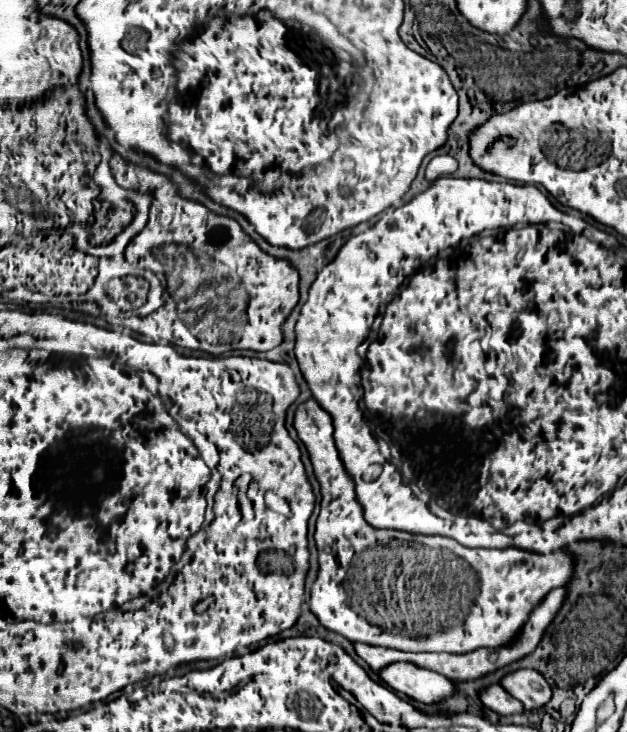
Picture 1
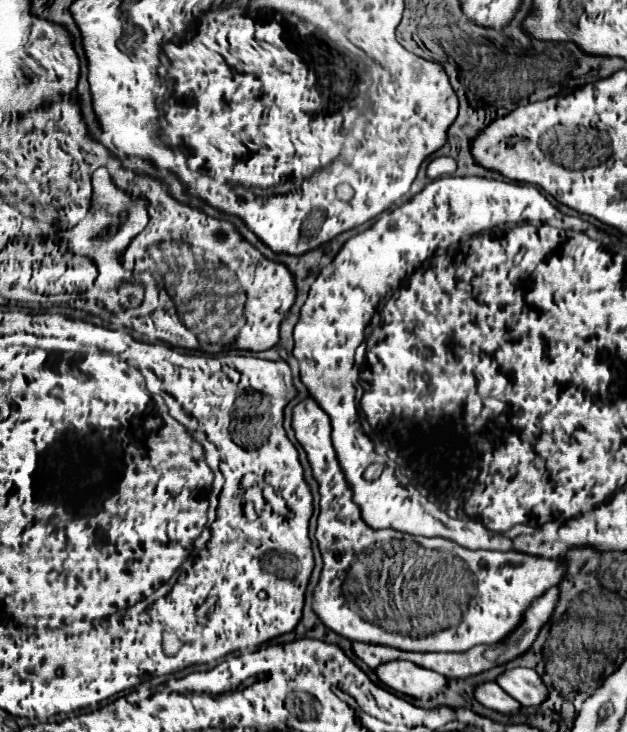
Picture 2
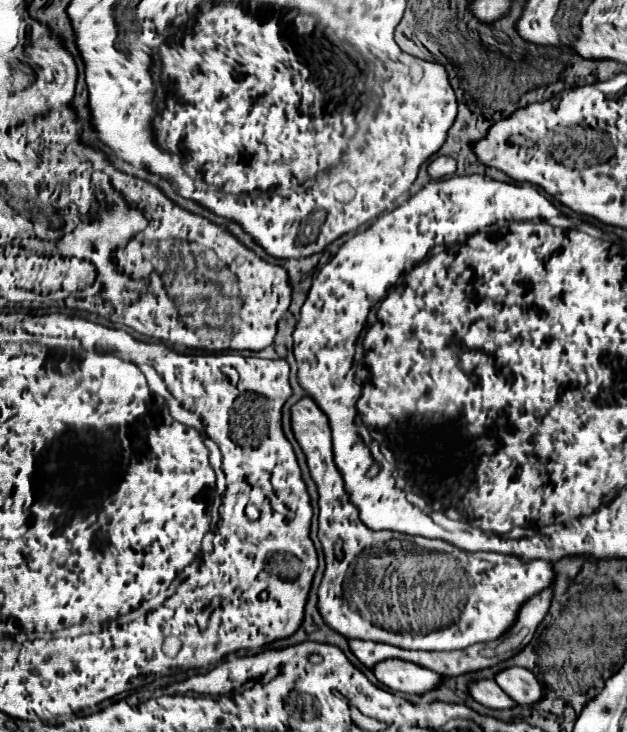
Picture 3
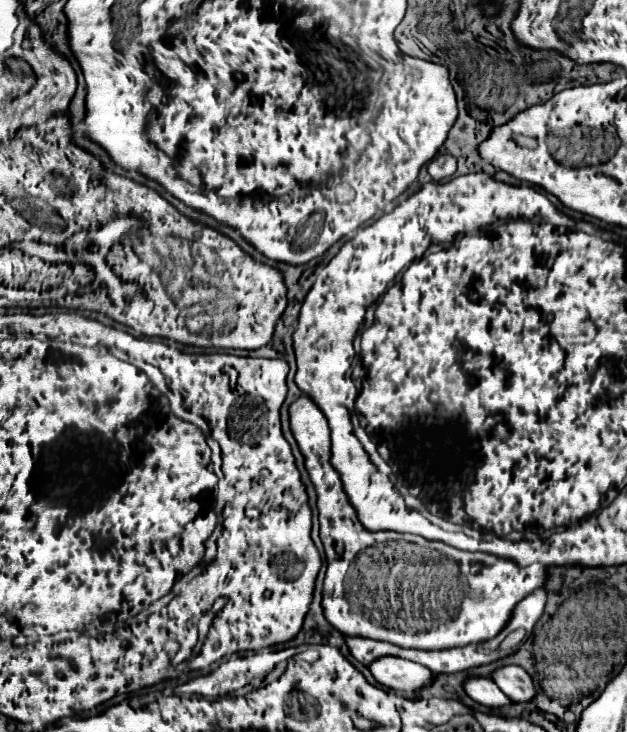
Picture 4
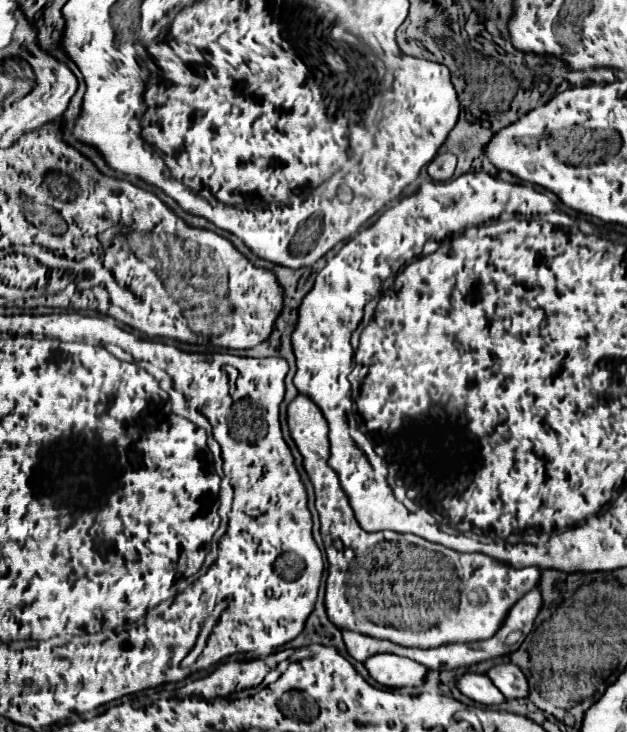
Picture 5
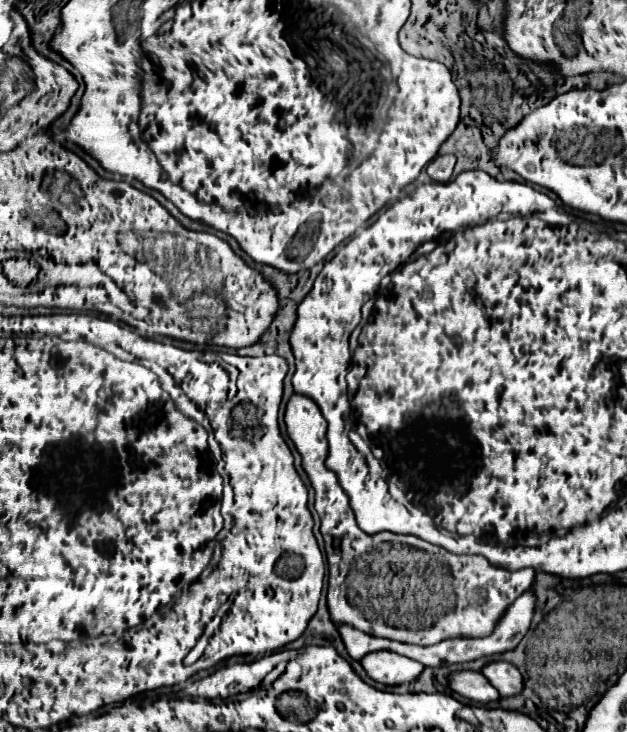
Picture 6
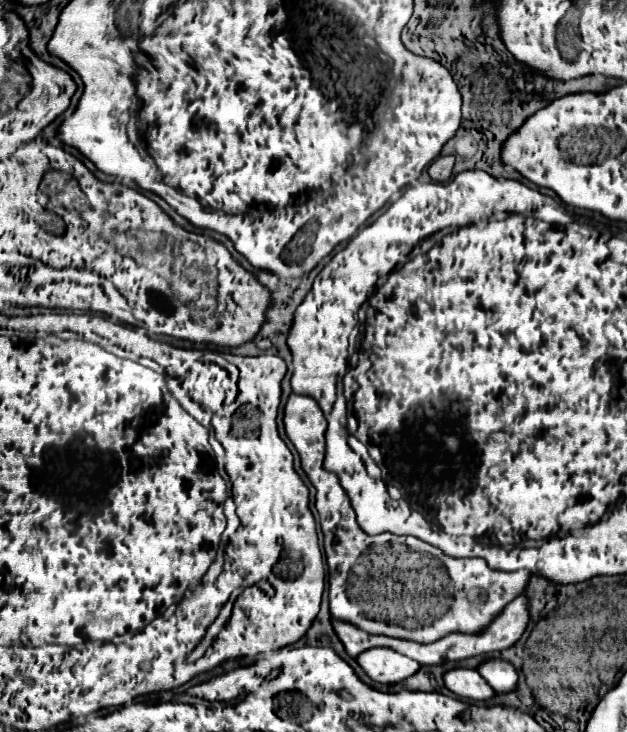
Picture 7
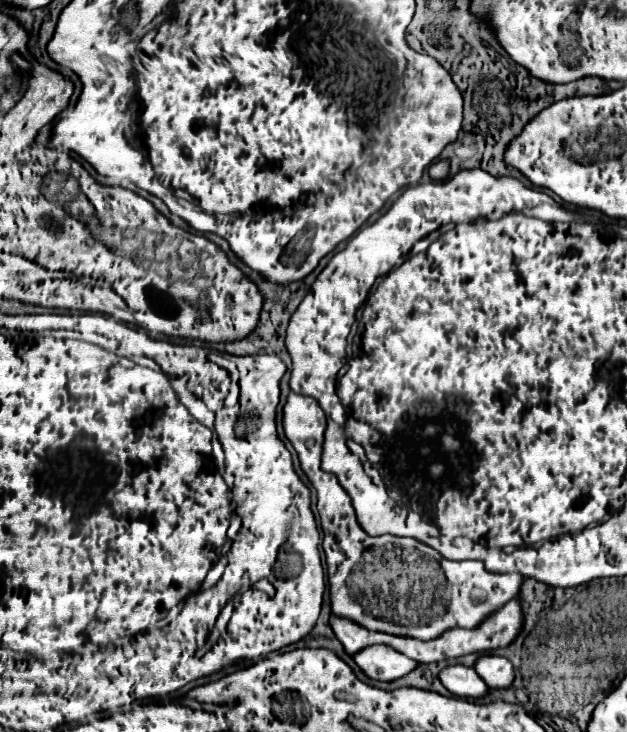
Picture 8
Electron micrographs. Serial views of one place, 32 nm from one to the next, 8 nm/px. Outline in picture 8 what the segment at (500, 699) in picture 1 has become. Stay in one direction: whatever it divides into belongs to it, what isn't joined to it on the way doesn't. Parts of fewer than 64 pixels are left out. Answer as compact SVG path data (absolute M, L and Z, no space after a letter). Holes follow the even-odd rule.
M452 664L452 666L442 668L438 672L438 678L452 694L462 696L462 698L480 698L488 690L484 680L480 680L476 672L462 664Z

